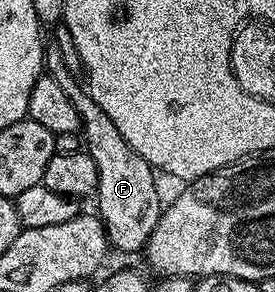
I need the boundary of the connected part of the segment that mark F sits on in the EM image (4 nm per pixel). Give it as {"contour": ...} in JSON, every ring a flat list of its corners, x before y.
{"contour":[[55,41,46,44,43,69,48,76,55,79,55,83,59,83,59,87,63,87,63,91,67,91,67,99,71,99,71,103,75,103,75,111,79,111,79,132,83,149,91,155,91,159,95,159,95,167,99,171,95,194,98,209,96,212,105,224,110,246,116,252,118,249,121,253,140,254,144,250,146,238,137,237,137,233,148,234,155,231,155,223,159,223,161,218,163,200,161,201,161,193,157,190,158,174,153,166,147,163,147,159,143,159,143,155,139,155,139,151,135,151,135,147,131,147,131,143,123,139,115,123,111,123,107,111,103,111,103,107,89,97,88,88,73,78,73,73,65,62,65,53]]}

